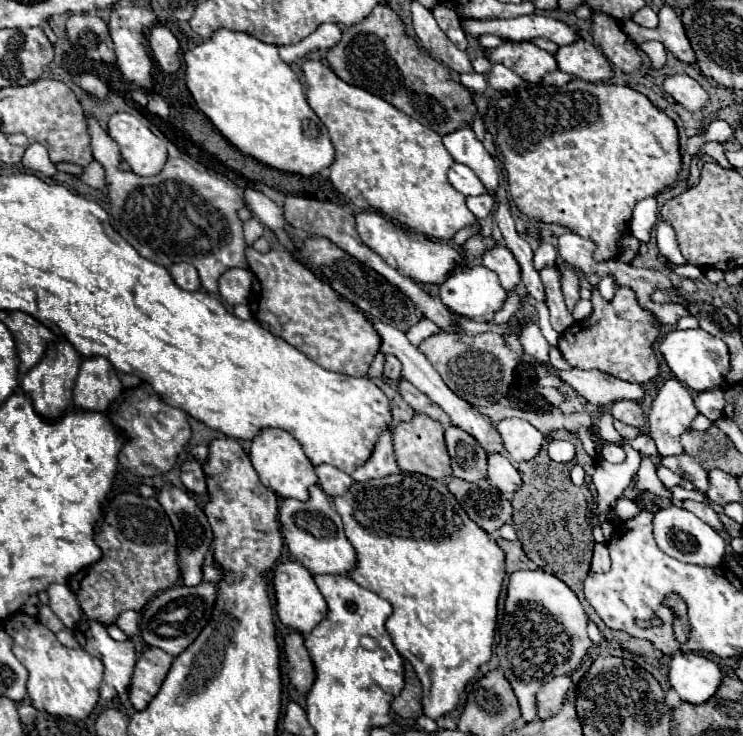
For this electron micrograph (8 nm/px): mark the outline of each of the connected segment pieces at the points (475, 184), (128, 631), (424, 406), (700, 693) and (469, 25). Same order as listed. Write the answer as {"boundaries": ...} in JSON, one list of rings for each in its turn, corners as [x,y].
{"boundaries":[[[[454,162],[448,170],[448,180],[450,184],[462,192],[464,196],[478,196],[478,194],[484,194],[484,186],[480,184],[478,176],[464,164],[458,164]]],[[[128,610],[124,614],[120,614],[120,620],[116,622],[116,626],[126,634],[126,636],[134,636],[138,632],[138,614]]],[[[400,378],[400,382],[398,382],[398,392],[400,392],[400,396],[414,408],[414,412],[420,412],[420,414],[426,414],[426,416],[438,420],[444,428],[452,426],[448,414],[446,414],[438,404],[434,404],[426,394],[422,394],[418,388],[414,388],[408,380]]],[[[676,652],[670,662],[668,680],[682,702],[704,704],[718,690],[722,672],[700,654]]],[[[530,14],[530,16],[518,16],[508,20],[462,20],[462,28],[466,36],[480,38],[482,34],[494,34],[512,42],[532,40],[532,38],[548,38],[556,42],[558,46],[574,44],[582,38],[580,30],[576,26],[570,26],[562,20],[556,20],[552,16],[544,14]]]]}

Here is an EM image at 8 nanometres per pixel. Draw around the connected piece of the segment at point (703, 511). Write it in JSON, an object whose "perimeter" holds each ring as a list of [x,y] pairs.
{"perimeter":[[[684,500],[682,506],[684,506],[686,510],[690,510],[690,512],[694,512],[700,520],[704,520],[706,524],[710,524],[714,530],[718,530],[718,532],[722,530],[722,524],[720,524],[718,514],[716,514],[712,508],[708,508],[706,504],[702,504],[702,502],[694,502],[694,500]]]}

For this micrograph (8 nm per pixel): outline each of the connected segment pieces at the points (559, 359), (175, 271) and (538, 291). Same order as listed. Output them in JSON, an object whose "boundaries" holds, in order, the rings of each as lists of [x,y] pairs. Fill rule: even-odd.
{"boundaries":[[[[552,348],[550,350],[550,364],[556,368],[556,370],[572,370],[572,366],[564,360],[562,352],[558,348]]],[[[180,262],[180,264],[172,264],[170,266],[170,274],[174,278],[174,282],[184,288],[184,290],[200,290],[200,278],[198,272],[192,264]]],[[[532,264],[522,266],[522,284],[524,284],[528,294],[532,294],[538,302],[544,302],[544,286],[540,282],[538,270]]]]}

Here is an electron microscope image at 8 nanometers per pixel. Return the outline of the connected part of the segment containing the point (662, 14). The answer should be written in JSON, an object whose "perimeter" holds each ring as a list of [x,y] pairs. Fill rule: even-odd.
{"perimeter":[[[664,6],[664,8],[660,8],[658,18],[660,18],[660,22],[658,22],[658,26],[652,32],[632,32],[632,22],[630,20],[622,22],[622,30],[636,44],[642,44],[646,40],[658,40],[680,62],[684,62],[684,64],[696,64],[696,56],[694,56],[694,50],[692,50],[686,34],[684,34],[680,16],[670,6]]]}

